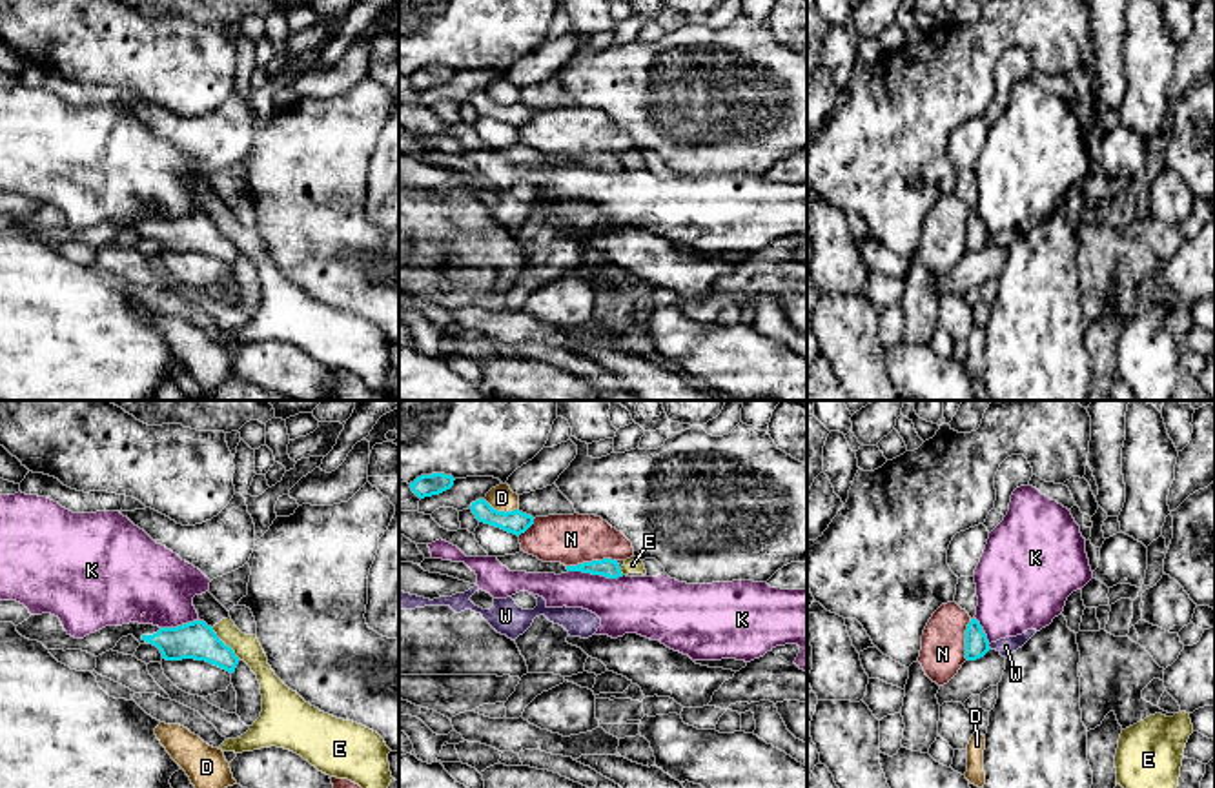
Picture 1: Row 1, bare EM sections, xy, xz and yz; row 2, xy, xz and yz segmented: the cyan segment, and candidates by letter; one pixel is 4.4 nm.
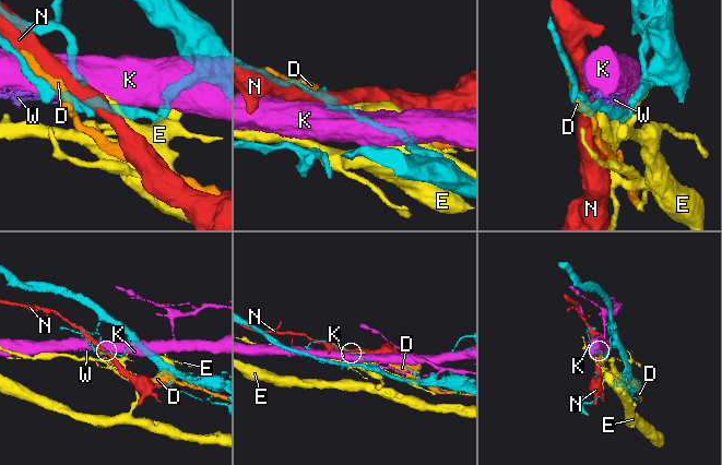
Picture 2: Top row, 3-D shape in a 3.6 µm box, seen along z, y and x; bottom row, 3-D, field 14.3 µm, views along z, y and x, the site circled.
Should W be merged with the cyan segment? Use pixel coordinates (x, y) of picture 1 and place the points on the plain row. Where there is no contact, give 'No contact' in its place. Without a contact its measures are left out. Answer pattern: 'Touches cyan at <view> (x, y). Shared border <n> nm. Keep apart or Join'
Touches cyan at yz (988, 239). Shared border 30 nm. Keep apart

